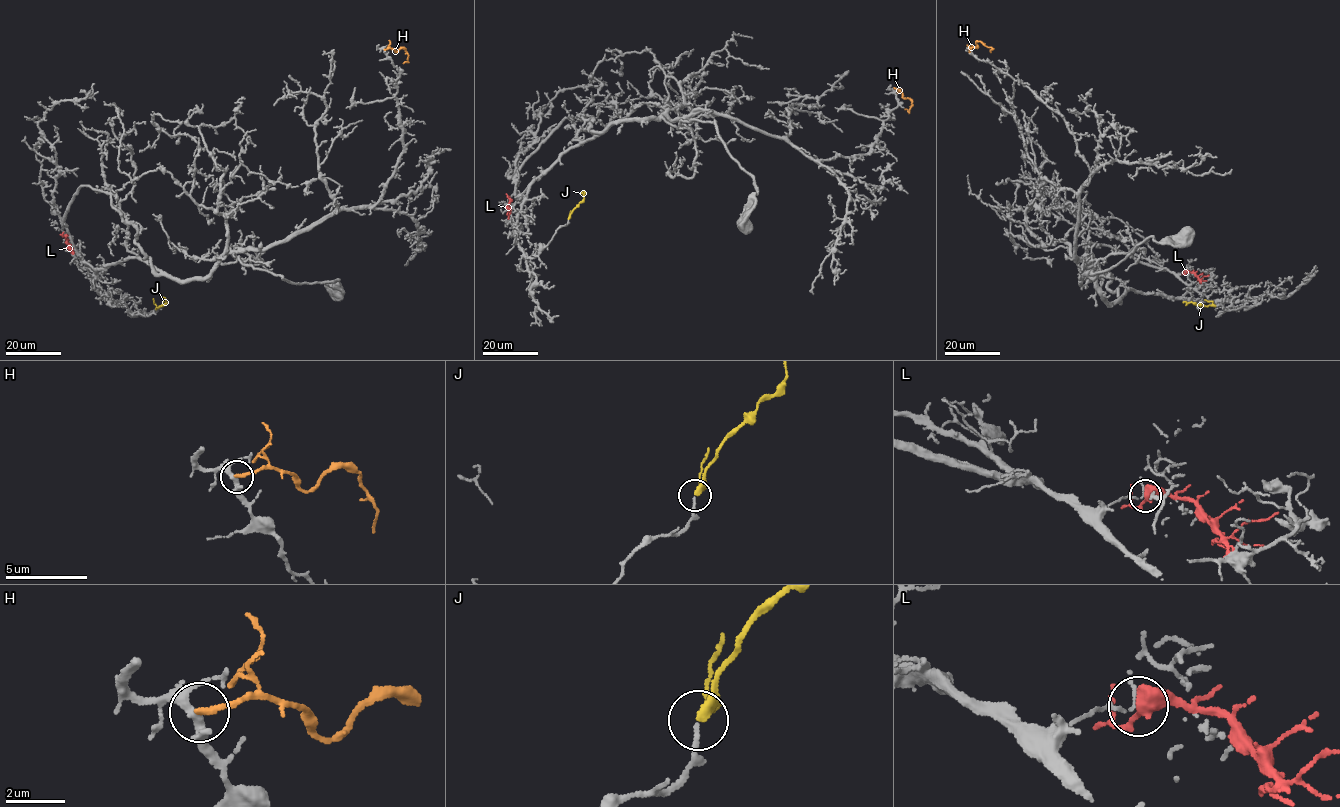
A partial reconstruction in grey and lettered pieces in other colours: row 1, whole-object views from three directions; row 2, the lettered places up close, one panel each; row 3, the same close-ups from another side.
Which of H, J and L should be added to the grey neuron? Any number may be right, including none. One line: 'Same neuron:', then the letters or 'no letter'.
Same neuron: J

